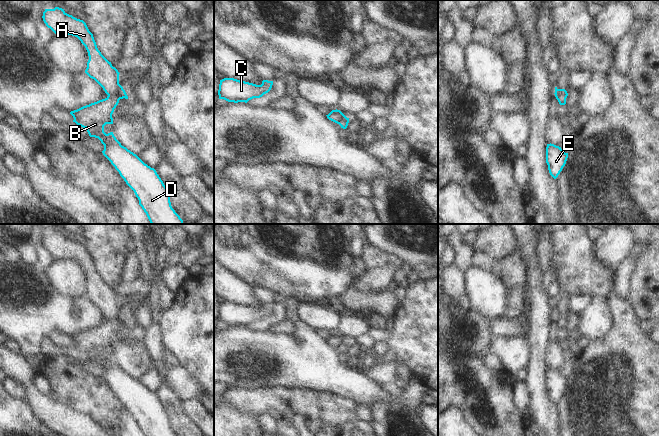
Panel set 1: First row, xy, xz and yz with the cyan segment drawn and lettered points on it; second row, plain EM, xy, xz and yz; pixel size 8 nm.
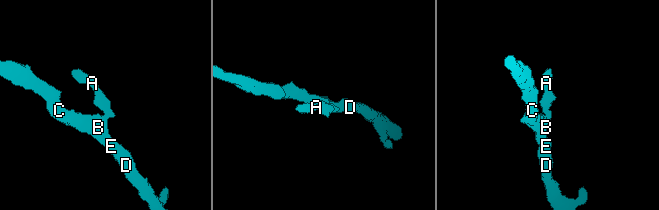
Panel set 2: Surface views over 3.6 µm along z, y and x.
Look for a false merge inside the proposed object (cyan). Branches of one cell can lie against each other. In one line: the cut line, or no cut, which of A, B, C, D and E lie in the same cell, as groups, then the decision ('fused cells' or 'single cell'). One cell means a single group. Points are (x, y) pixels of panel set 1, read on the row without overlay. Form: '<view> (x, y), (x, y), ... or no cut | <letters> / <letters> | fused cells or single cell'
xy (123, 313), (116, 318), (108, 320) | A / B C D E | fused cells

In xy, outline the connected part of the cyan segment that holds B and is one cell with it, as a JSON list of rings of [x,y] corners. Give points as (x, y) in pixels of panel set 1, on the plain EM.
[[[124,313],[117,319],[107,320],[105,323],[71,335],[70,338],[74,342],[73,346],[85,352],[90,361],[98,362],[101,365],[104,369],[103,379],[111,386],[126,408],[134,415],[139,424],[139,429],[144,436],[175,436],[171,430],[167,412],[156,394],[145,388],[136,378],[122,370],[113,356],[108,358],[104,356],[106,348],[113,348],[112,338],[119,324],[123,322],[128,323]]]

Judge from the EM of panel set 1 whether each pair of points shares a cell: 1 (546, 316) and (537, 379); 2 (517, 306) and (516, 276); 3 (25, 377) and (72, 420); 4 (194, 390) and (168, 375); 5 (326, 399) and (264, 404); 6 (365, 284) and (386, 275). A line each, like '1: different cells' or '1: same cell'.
1: same cell
2: same cell
3: same cell
4: same cell
5: same cell
6: same cell

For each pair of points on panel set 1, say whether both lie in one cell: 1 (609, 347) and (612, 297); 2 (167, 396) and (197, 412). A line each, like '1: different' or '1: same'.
1: same
2: different

